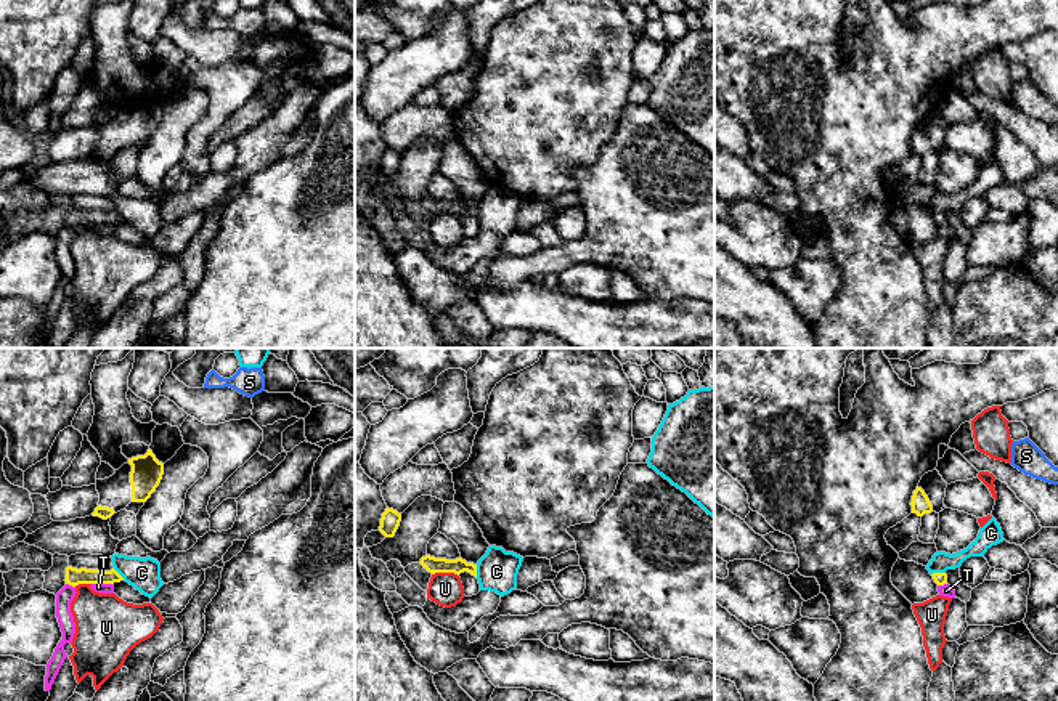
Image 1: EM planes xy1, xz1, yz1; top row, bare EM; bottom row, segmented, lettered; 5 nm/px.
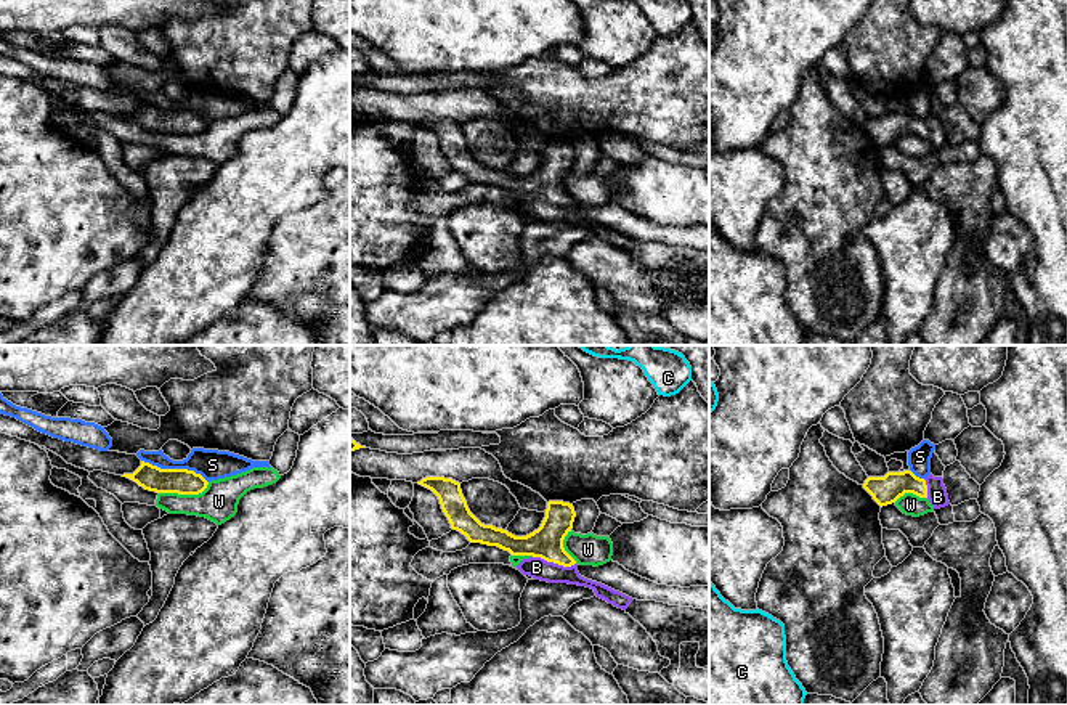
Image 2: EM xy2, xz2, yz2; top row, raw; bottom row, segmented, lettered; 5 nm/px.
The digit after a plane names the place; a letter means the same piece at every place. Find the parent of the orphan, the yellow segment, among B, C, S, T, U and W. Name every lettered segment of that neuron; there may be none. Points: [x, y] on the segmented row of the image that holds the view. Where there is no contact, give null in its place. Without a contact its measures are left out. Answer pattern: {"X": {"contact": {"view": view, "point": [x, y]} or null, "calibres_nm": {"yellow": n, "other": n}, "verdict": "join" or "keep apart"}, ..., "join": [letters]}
{"B": {"contact": {"view": "xz2", "point": [554, 562]}, "calibres_nm": {"yellow": 160, "other": 110}, "verdict": "join"}, "C": {"contact": {"view": "yz1", "point": [938, 573]}, "calibres_nm": {"yellow": 60, "other": 100}, "verdict": "keep apart"}, "S": {"contact": {"view": "xy2", "point": [175, 469]}, "calibres_nm": {"yellow": 130, "other": 160}, "verdict": "keep apart"}, "T": {"contact": {"view": "xy1", "point": [101, 583]}, "calibres_nm": {"yellow": 90, "other": 50}, "verdict": "keep apart"}, "U": {"contact": {"view": "xz1", "point": [445, 571]}, "calibres_nm": {"yellow": 80, "other": 170}, "verdict": "keep apart"}, "W": {"contact": {"view": "xy2", "point": [185, 493]}, "calibres_nm": {"yellow": 130, "other": 190}, "verdict": "keep apart"}, "join": ["B"]}

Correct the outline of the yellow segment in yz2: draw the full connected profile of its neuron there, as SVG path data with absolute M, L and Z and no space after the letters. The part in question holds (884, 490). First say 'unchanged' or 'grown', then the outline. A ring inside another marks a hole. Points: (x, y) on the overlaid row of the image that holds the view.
grown; M911 471L887 472L884 477L868 477L863 488L881 507L895 503L905 493L927 498L934 509L950 504L943 479L932 474L919 479Z

